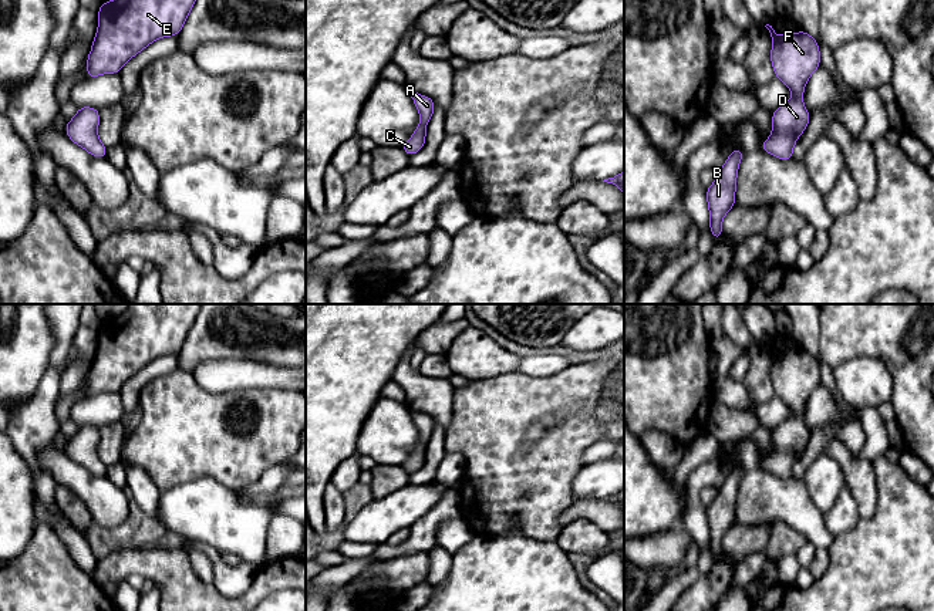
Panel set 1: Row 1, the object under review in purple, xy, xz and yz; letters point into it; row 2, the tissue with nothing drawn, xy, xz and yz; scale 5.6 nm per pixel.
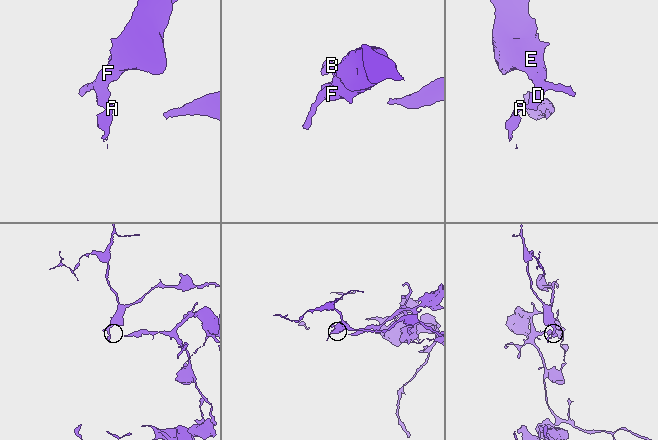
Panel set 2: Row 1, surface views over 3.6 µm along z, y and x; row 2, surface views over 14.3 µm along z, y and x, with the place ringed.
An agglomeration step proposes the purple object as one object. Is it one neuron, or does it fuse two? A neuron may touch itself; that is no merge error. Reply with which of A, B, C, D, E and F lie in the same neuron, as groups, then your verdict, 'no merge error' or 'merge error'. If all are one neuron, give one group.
groups A B C D E F; no merge error

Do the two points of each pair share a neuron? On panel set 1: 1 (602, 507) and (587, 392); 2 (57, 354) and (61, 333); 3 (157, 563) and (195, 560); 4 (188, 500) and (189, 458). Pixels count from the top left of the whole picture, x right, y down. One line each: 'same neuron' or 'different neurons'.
1: different neurons
2: same neuron
3: different neurons
4: different neurons

